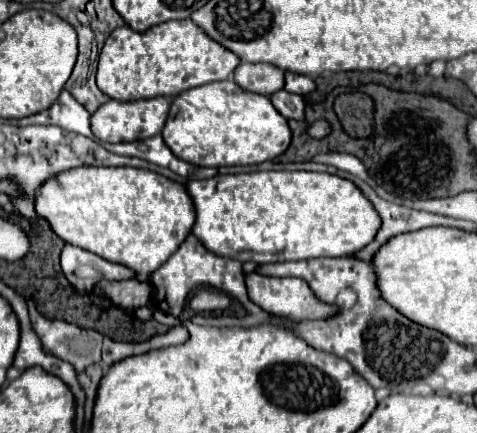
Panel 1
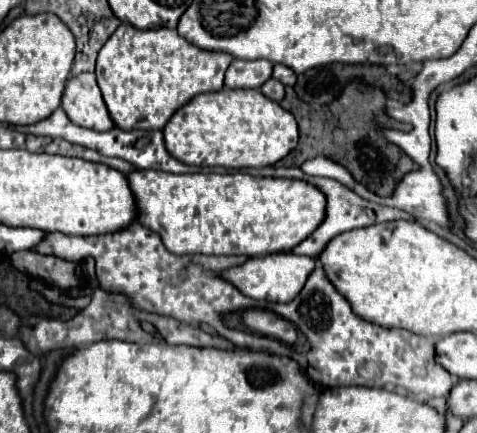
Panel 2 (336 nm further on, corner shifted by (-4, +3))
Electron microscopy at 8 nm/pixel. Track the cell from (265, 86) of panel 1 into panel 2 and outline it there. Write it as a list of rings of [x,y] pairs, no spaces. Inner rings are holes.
[[[234,59],[226,71],[226,87],[230,87],[230,89],[258,89],[270,77],[272,77],[270,61]]]

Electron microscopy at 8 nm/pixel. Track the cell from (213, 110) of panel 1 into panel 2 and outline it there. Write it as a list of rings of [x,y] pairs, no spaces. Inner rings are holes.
[[[220,89],[216,93],[196,95],[188,105],[172,115],[172,121],[164,127],[164,143],[172,157],[188,165],[208,165],[208,167],[268,167],[286,157],[298,143],[298,125],[290,111],[282,109],[276,101],[264,97],[258,89]]]

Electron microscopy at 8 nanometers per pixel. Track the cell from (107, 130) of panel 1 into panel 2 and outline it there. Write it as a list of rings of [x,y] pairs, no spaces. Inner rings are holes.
[[[82,73],[78,77],[70,77],[62,95],[62,109],[68,119],[76,125],[96,131],[114,129],[112,119],[108,117],[106,103],[96,85],[94,73]]]

